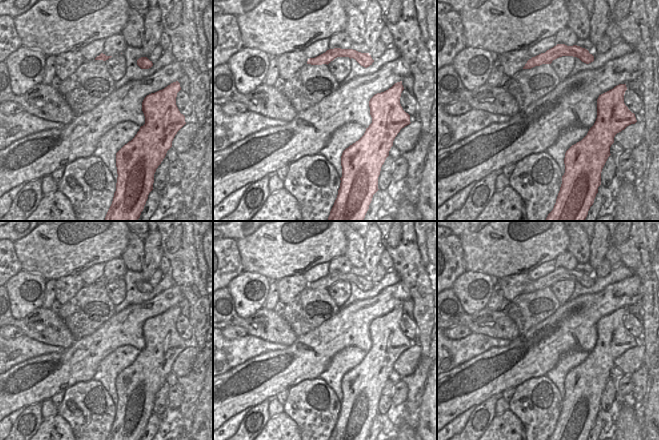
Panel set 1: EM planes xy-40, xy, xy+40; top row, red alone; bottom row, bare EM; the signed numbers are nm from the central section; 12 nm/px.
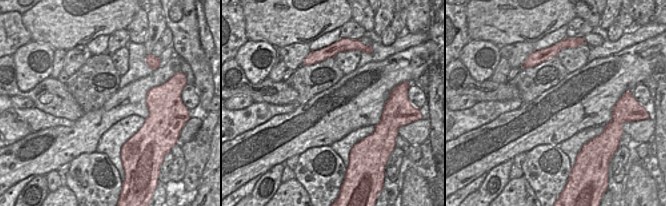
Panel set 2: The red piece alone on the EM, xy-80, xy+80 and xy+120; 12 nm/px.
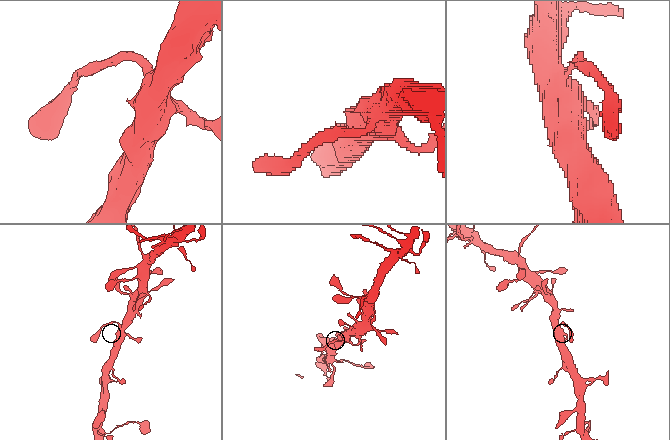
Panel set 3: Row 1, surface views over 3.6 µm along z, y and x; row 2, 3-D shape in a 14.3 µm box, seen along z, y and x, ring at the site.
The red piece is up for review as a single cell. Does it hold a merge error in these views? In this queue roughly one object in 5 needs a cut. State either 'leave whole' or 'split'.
leave whole

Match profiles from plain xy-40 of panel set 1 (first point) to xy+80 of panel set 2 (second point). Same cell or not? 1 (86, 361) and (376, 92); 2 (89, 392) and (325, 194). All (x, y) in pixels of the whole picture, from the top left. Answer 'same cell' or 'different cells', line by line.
1: same cell
2: same cell

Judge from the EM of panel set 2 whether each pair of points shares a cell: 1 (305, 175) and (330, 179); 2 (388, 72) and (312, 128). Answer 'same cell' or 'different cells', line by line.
1: same cell
2: same cell

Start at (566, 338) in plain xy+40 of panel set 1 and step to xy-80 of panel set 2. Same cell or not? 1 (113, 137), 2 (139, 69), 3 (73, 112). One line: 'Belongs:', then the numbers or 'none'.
Belongs: none

